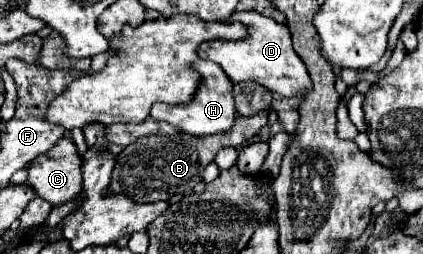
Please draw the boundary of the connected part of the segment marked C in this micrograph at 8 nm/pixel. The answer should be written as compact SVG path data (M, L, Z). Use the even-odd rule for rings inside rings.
M61 139L51 151L47 151L45 155L39 155L31 169L29 169L29 185L35 189L35 193L49 201L51 205L61 205L61 203L67 203L67 201L73 201L77 199L77 195L83 191L83 159L81 155L77 153L77 147L71 139Z

